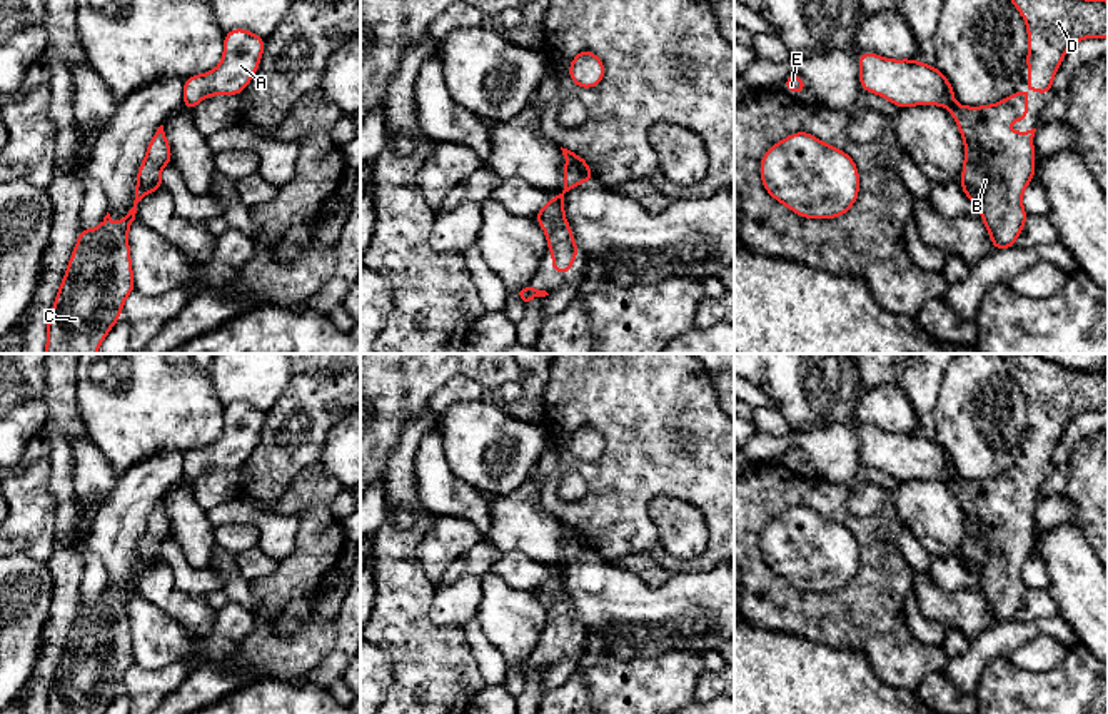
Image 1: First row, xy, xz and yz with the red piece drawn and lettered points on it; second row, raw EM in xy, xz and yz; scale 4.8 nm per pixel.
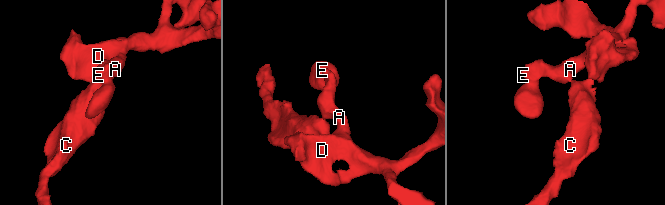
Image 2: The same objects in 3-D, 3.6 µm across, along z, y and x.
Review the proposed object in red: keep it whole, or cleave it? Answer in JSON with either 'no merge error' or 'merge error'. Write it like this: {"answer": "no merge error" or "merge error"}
{"answer": "no merge error"}

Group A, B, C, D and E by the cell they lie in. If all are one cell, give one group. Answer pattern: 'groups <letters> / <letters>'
groups A B C D E

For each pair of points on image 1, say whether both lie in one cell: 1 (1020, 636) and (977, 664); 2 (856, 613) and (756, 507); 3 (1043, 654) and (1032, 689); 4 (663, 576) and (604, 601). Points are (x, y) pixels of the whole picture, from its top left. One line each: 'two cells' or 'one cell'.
1: one cell
2: one cell
3: two cells
4: two cells

